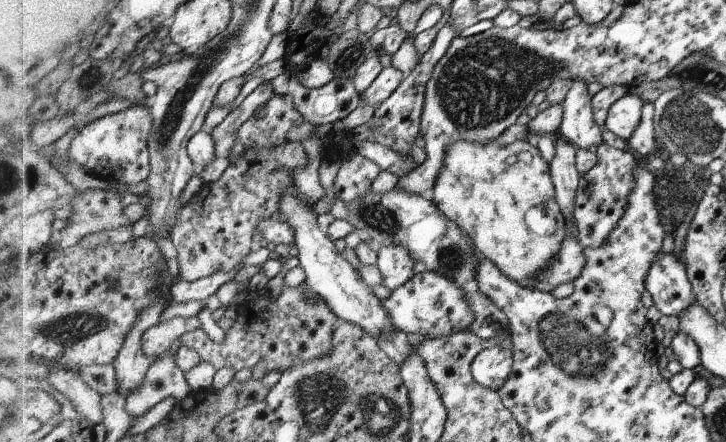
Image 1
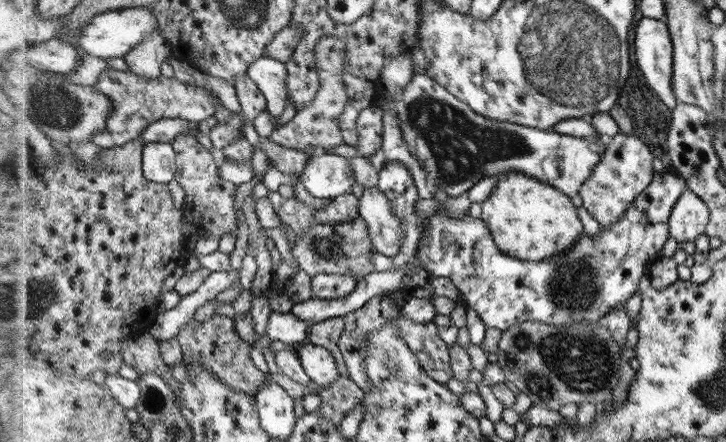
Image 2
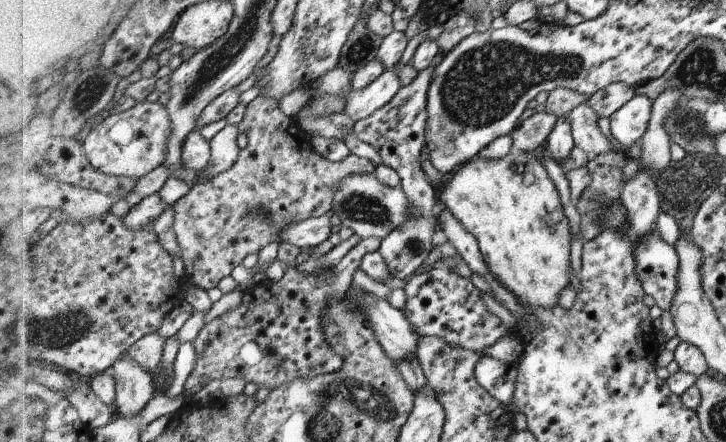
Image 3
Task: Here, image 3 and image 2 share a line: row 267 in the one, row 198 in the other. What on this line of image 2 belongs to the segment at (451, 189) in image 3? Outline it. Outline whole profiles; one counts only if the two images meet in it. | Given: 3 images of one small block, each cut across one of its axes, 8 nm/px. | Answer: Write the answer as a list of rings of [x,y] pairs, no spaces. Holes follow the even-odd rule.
[[[514,171],[498,178],[498,186],[482,203],[482,221],[486,222],[496,246],[512,258],[542,262],[548,257],[573,249],[582,236],[580,214],[566,196],[549,183]]]

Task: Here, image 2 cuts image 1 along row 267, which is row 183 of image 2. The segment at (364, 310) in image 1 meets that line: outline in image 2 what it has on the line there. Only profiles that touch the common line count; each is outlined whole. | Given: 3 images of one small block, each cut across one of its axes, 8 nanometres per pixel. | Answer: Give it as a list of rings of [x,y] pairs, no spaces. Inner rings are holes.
[[[315,153],[306,159],[299,180],[310,196],[334,199],[340,193],[351,191],[356,178],[348,158],[333,153]]]

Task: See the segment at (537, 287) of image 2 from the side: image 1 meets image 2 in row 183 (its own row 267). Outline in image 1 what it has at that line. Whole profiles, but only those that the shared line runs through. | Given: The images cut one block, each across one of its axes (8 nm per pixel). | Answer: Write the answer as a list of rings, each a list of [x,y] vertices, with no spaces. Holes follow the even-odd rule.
[[[658,252],[644,278],[654,306],[664,315],[684,313],[694,302],[693,285],[682,258],[672,252]]]

